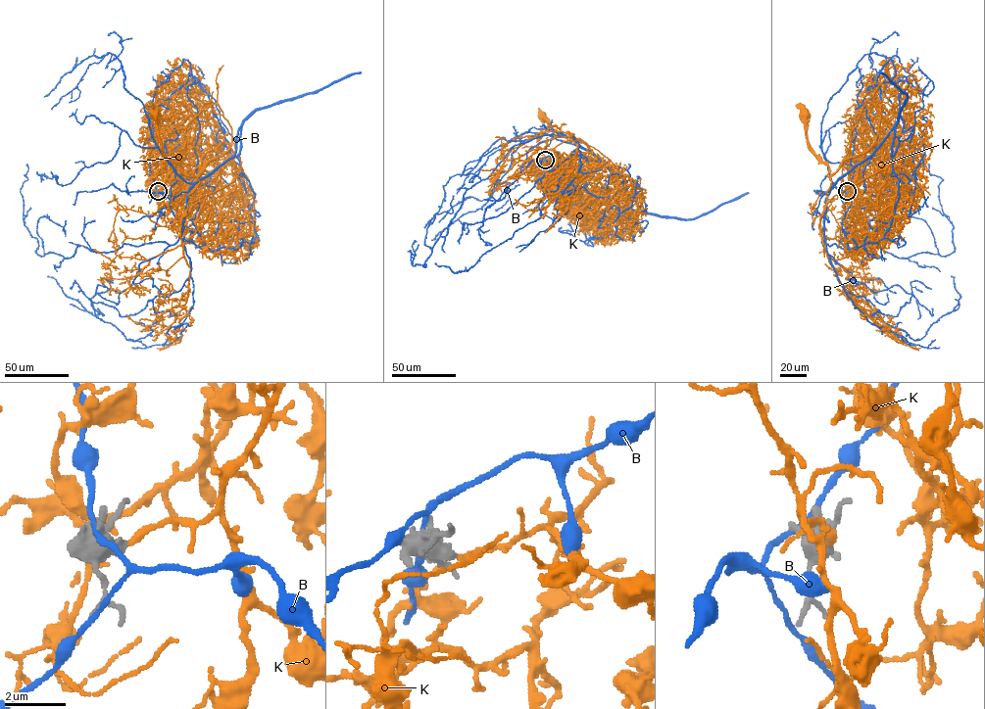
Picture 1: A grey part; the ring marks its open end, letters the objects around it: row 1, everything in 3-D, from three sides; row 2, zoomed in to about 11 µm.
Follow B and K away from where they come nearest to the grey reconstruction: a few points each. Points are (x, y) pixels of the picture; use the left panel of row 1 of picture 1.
B: (156, 190), (212, 251), (256, 237), (240, 127), (173, 244), (40, 256), (26, 164)
K: (158, 191), (195, 188), (202, 157), (221, 142), (230, 145), (195, 176), (185, 174), (162, 151), (153, 114)

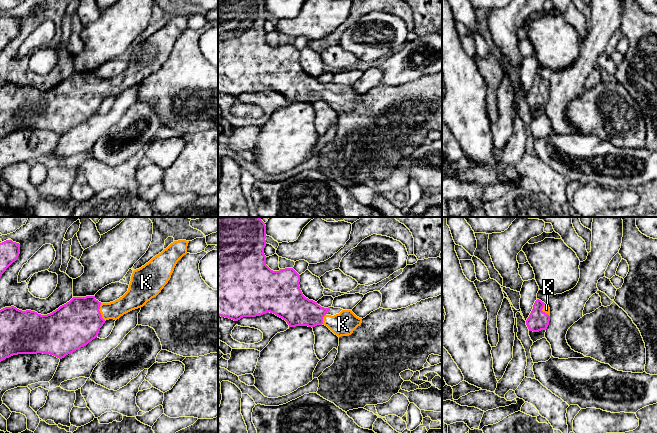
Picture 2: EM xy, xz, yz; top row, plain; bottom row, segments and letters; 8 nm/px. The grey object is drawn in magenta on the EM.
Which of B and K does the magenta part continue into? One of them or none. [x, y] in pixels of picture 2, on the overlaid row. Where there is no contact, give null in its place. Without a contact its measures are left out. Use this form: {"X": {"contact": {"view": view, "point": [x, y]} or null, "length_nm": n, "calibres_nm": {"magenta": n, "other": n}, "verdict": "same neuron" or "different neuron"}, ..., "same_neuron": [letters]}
{"B": {"contact": null, "verdict": "different neuron"}, "K": {"contact": {"view": "xy", "point": [99, 312]}, "length_nm": 150, "calibres_nm": {"magenta": 380, "other": 140}, "verdict": "same neuron"}, "same_neuron": ["K"]}

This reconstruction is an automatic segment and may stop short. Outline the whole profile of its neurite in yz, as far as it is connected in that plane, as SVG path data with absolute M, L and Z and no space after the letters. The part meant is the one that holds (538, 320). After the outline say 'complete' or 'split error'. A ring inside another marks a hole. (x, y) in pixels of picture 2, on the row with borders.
M537 299L533 309L526 320L529 331L539 332L546 330L550 321L550 308L547 304Z; split error

